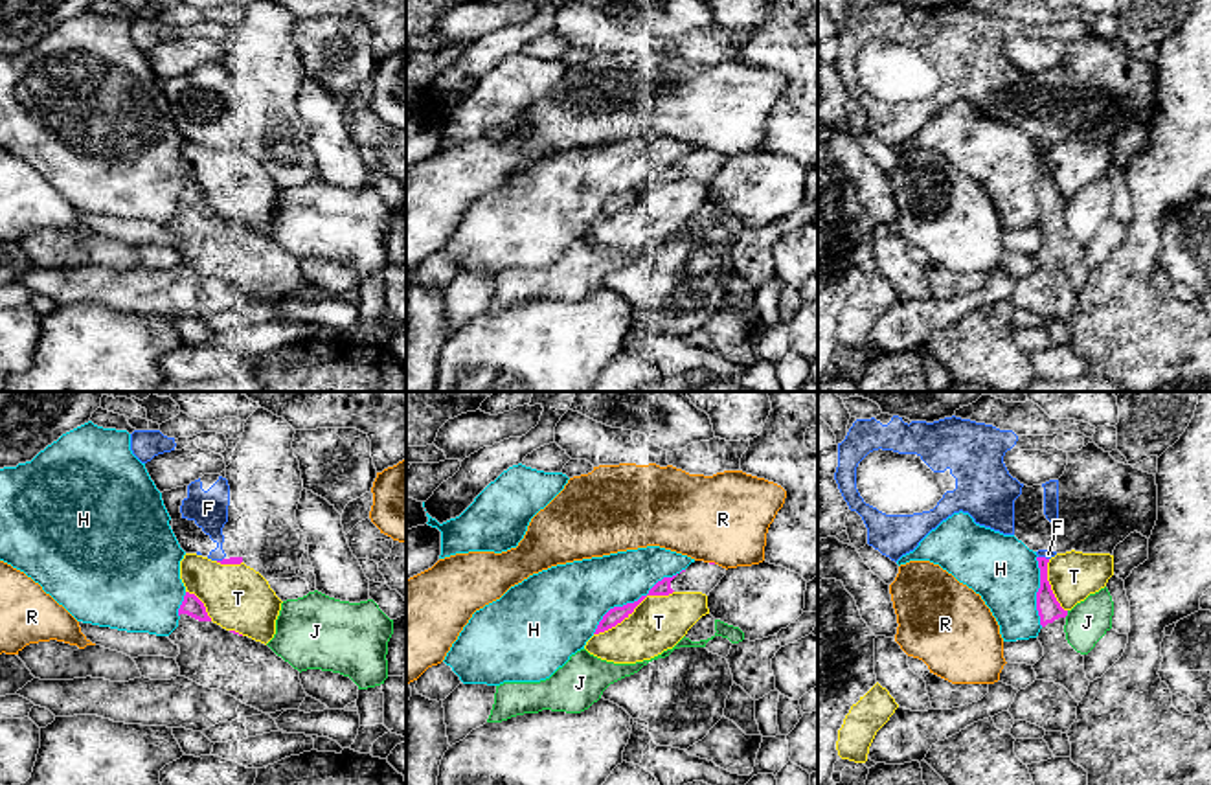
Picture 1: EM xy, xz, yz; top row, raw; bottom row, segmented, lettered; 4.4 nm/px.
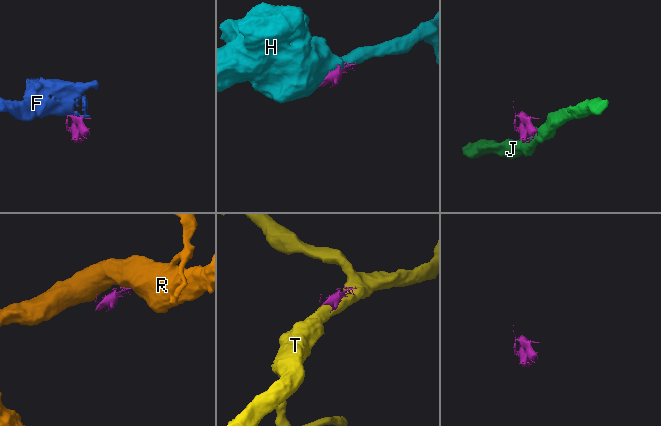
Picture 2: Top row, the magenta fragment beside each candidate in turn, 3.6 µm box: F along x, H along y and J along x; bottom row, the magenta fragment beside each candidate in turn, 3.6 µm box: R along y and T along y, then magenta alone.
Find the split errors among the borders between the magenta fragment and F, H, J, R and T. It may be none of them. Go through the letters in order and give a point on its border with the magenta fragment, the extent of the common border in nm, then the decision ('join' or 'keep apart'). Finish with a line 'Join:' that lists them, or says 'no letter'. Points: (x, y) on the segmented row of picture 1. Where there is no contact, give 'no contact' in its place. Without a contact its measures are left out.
F: meets magenta in yz at (1044, 557); contact 50 nm long; keep apart
H: meets magenta in xz at (634, 602); contact 500 nm long; keep apart
J: meets magenta in yz at (1066, 614); contact 40 nm long; keep apart
R: meets magenta in xz at (713, 563); contact 30 nm long; keep apart
T: meets magenta in xz at (633, 611); contact 400 nm long; keep apart
Join: no letter

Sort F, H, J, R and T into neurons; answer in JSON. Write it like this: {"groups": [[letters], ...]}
{"groups": [["F"], ["H"], ["J"], ["R"], ["T"]]}

